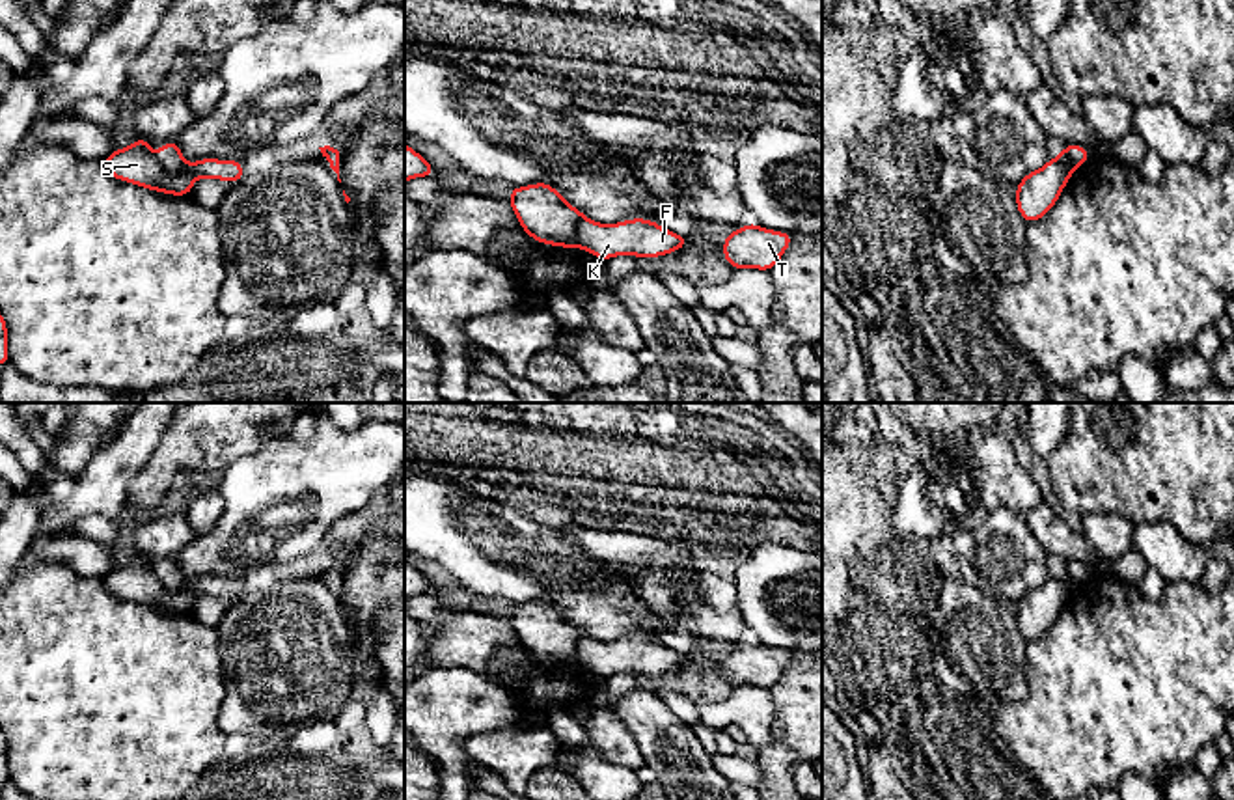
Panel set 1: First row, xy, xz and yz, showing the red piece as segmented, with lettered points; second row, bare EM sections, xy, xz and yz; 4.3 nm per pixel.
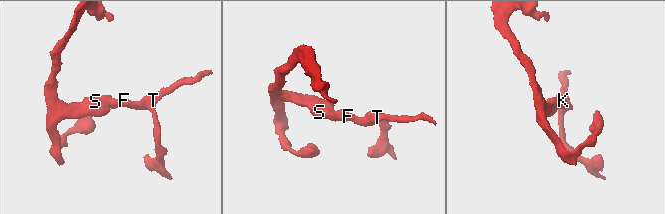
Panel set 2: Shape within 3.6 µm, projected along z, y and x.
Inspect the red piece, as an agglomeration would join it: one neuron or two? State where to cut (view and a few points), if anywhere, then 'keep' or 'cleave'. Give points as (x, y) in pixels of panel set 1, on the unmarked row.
cut xy (155, 573), (164, 584), (183, 590), (192, 601); cleave

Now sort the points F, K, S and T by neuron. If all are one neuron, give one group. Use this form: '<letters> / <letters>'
F K T / S

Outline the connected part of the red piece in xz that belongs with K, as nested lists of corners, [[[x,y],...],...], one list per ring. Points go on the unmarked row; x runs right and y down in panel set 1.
[[[591,636],[578,640],[582,668],[610,679],[617,673],[662,675],[688,664],[688,656],[647,636],[600,641]]]

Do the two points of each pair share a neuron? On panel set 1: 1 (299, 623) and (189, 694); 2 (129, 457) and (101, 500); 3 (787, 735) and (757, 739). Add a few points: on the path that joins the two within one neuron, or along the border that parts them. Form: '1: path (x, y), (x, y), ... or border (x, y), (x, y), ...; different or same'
1: border (215, 629), (224, 681), (220, 715); different
2: path (118, 467), (101, 489); same
3: border (770, 692), (774, 705), (772, 739), (759, 750); different

